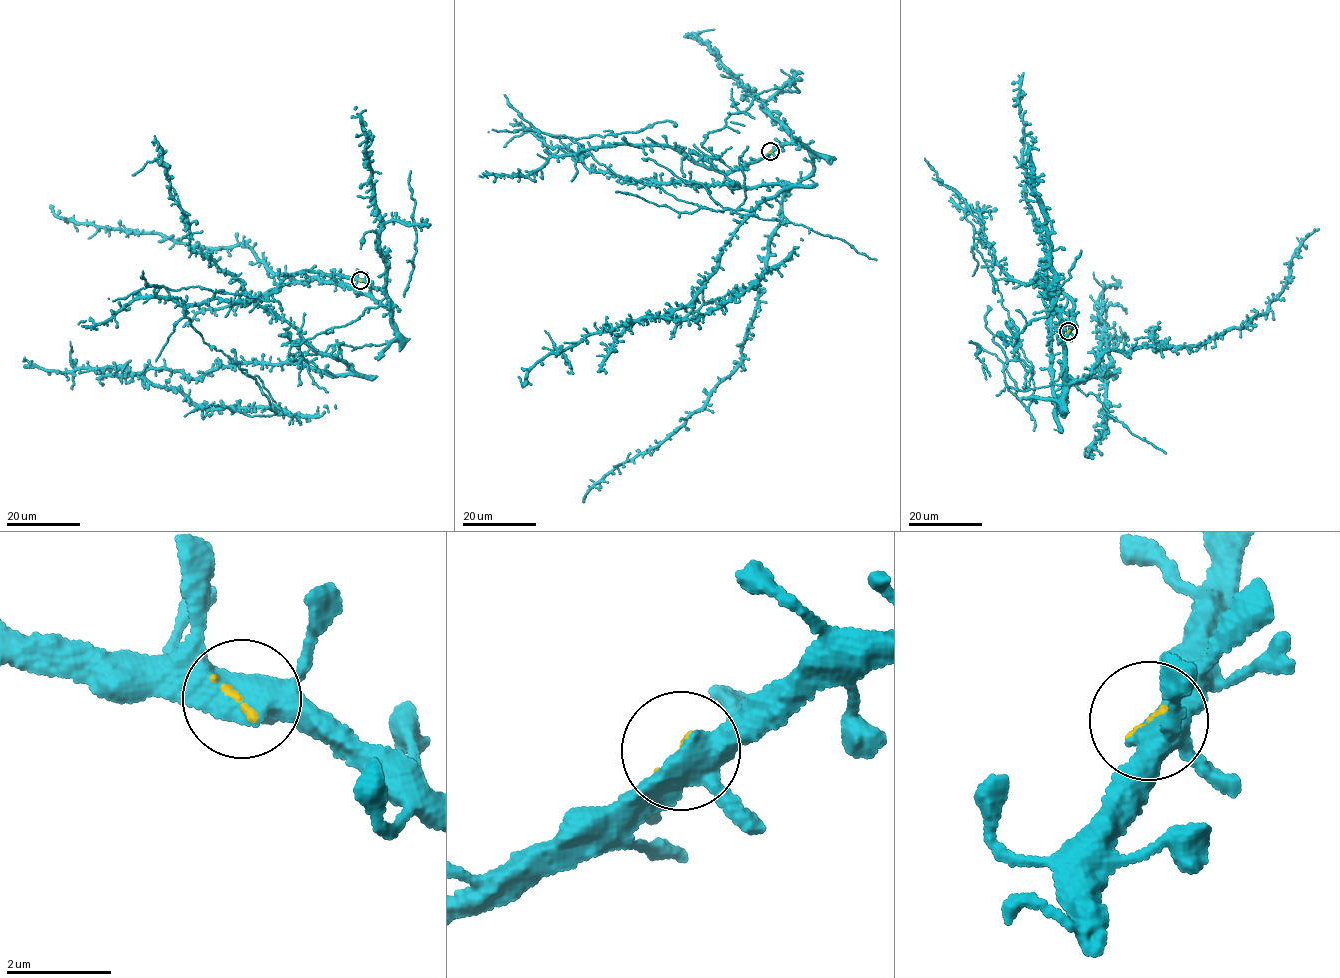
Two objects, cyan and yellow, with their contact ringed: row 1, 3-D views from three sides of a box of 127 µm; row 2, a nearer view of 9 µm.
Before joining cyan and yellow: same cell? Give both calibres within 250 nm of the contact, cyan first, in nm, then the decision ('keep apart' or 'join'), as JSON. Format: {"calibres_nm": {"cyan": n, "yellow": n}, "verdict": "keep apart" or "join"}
{"calibres_nm": {"cyan": 460, "yellow": 100}, "verdict": "keep apart"}

